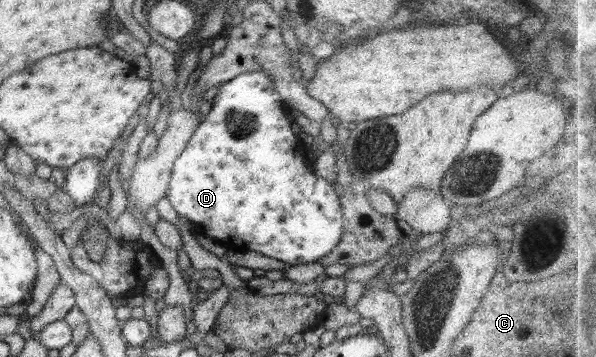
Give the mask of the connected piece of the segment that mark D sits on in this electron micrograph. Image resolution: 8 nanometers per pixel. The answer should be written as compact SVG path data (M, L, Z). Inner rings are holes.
M262 70L246 72L246 74L236 76L230 82L223 83L222 86L219 86L218 93L212 99L210 112L204 116L197 129L194 129L184 150L173 163L167 198L179 217L184 217L192 222L196 233L206 234L206 236L223 243L228 249L236 248L238 250L254 251L285 262L288 265L310 264L310 262L317 262L317 260L329 255L334 250L334 247L343 237L343 230L349 222L344 217L341 198L334 191L332 182L314 174L313 169L304 163L308 150L300 146L303 138L297 136L297 133L294 132L292 128L294 122L290 112L290 109L284 106L283 98L277 91L277 87L274 86L274 82Z

